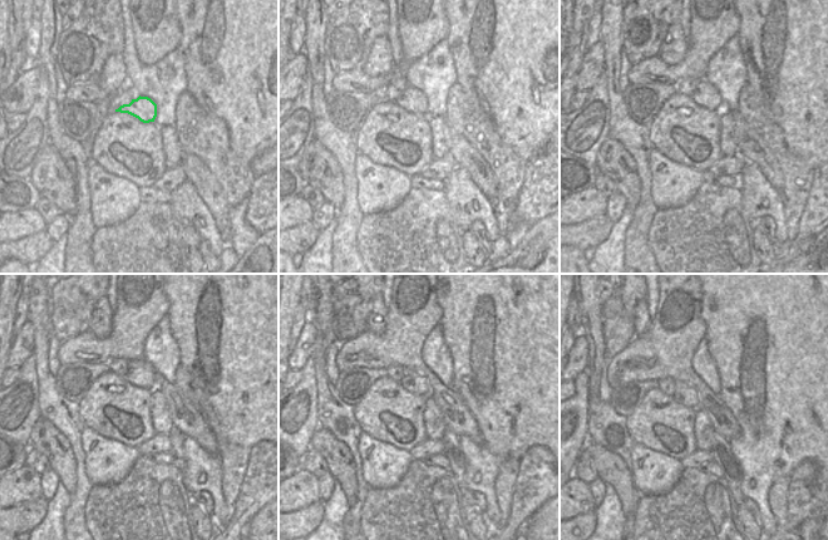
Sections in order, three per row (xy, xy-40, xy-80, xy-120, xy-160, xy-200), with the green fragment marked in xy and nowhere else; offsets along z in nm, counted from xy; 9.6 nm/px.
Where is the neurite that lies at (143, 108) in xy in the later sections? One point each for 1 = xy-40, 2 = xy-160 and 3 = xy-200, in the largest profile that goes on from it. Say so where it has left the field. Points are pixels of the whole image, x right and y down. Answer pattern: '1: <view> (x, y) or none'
1: xy-40 (413, 99)
2: xy-160 (409, 378)
3: xy-200 (689, 396)

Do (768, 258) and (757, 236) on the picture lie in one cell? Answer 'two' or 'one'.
one

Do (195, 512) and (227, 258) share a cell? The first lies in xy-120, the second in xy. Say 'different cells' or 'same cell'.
same cell

